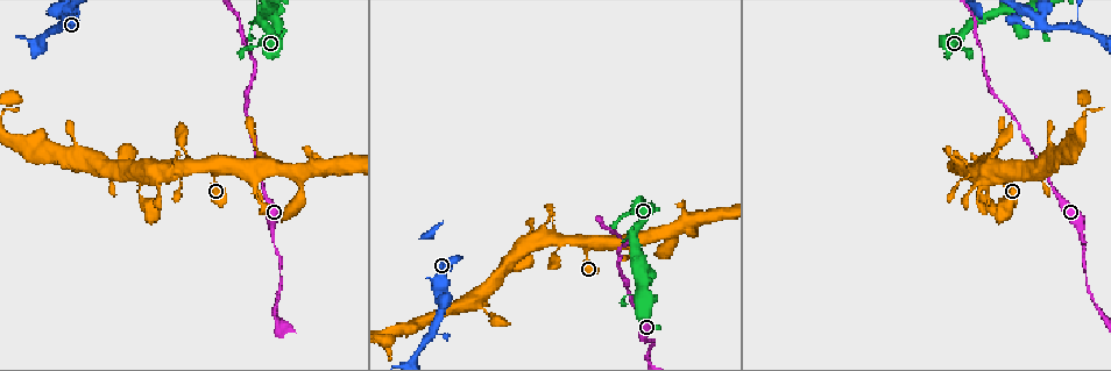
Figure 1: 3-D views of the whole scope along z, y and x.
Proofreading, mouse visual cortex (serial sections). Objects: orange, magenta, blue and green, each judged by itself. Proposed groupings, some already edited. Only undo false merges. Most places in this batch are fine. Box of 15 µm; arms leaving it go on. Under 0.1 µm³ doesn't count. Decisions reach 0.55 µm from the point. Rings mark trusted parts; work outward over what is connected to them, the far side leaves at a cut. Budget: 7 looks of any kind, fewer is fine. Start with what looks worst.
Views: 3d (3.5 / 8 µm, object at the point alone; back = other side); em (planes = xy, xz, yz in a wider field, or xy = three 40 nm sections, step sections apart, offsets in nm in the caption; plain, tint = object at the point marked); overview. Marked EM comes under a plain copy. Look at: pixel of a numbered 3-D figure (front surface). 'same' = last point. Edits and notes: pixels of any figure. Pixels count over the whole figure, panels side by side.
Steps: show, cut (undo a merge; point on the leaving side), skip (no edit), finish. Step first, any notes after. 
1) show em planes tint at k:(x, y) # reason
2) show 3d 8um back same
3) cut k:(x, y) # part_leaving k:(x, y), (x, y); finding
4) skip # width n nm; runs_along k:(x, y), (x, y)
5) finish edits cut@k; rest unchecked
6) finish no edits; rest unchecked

show em xy step 3 tint at 1:(430, 331) # narrows sharply

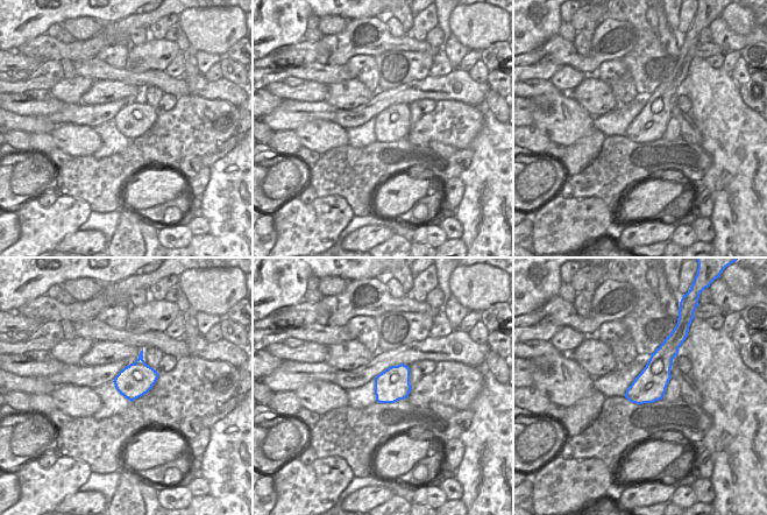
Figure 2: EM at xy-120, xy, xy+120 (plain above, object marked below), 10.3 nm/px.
show 3d 3.5um same

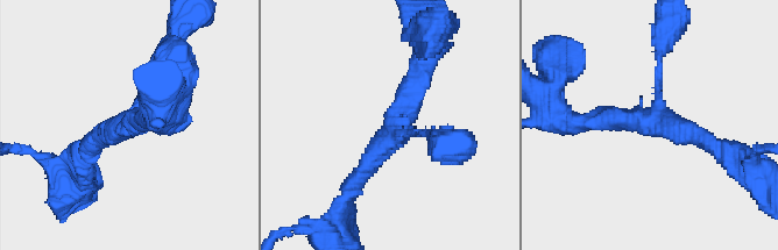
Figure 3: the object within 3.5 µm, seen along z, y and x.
skip # arms 3; runs_along 3:(423, 56), (394, 136), (354, 181); one cell here

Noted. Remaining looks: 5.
show 3d 3.5um at 1:(976, 19) # three-way junction

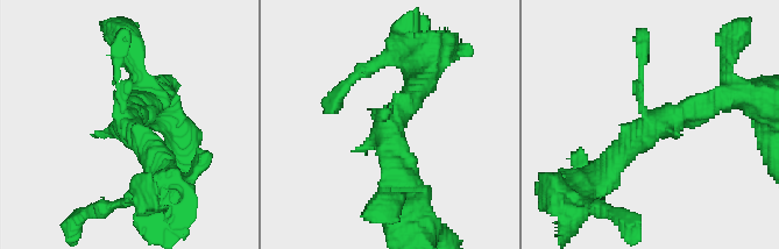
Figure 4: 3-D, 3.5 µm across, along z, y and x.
show em xy step 2 tint at 4:(647, 127) # shape alone is not enough

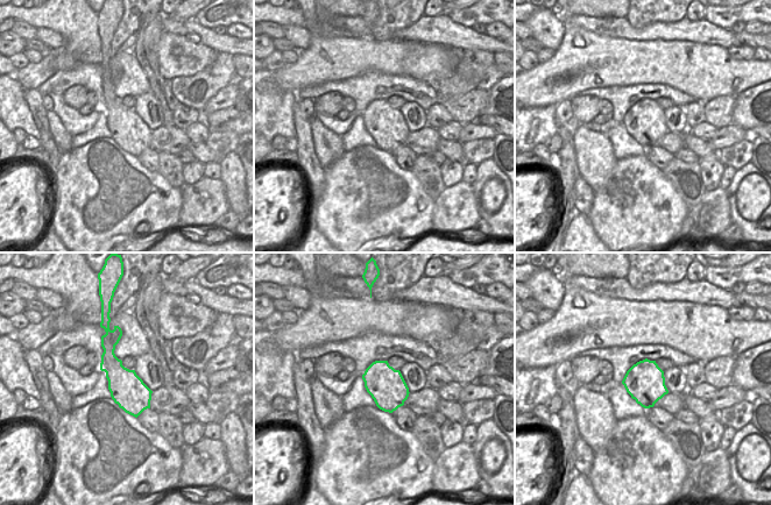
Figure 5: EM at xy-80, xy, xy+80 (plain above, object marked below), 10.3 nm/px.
skip # runs_along 4:(601, 178), (643, 132), (717, 99); all the same cell

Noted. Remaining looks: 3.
show 3d 3.5um at 1:(274, 236) # sudden change in width

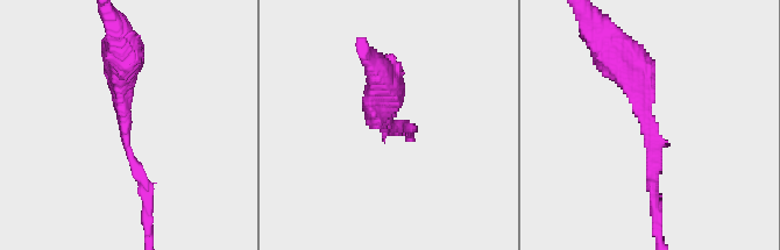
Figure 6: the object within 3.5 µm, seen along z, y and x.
show em xy step 2 tint at 6:(648, 124) # arm_widths 150, 400 nm; now the EM

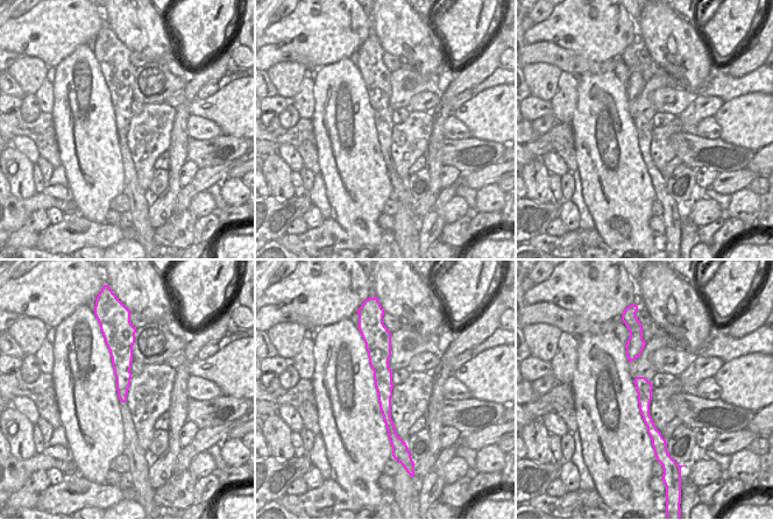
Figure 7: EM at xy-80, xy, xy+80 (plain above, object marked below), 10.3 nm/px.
skip # runs_along 7:(378, 340), (384, 406), (392, 440); all the same cell

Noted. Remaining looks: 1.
finish no edits; rest unchecked

